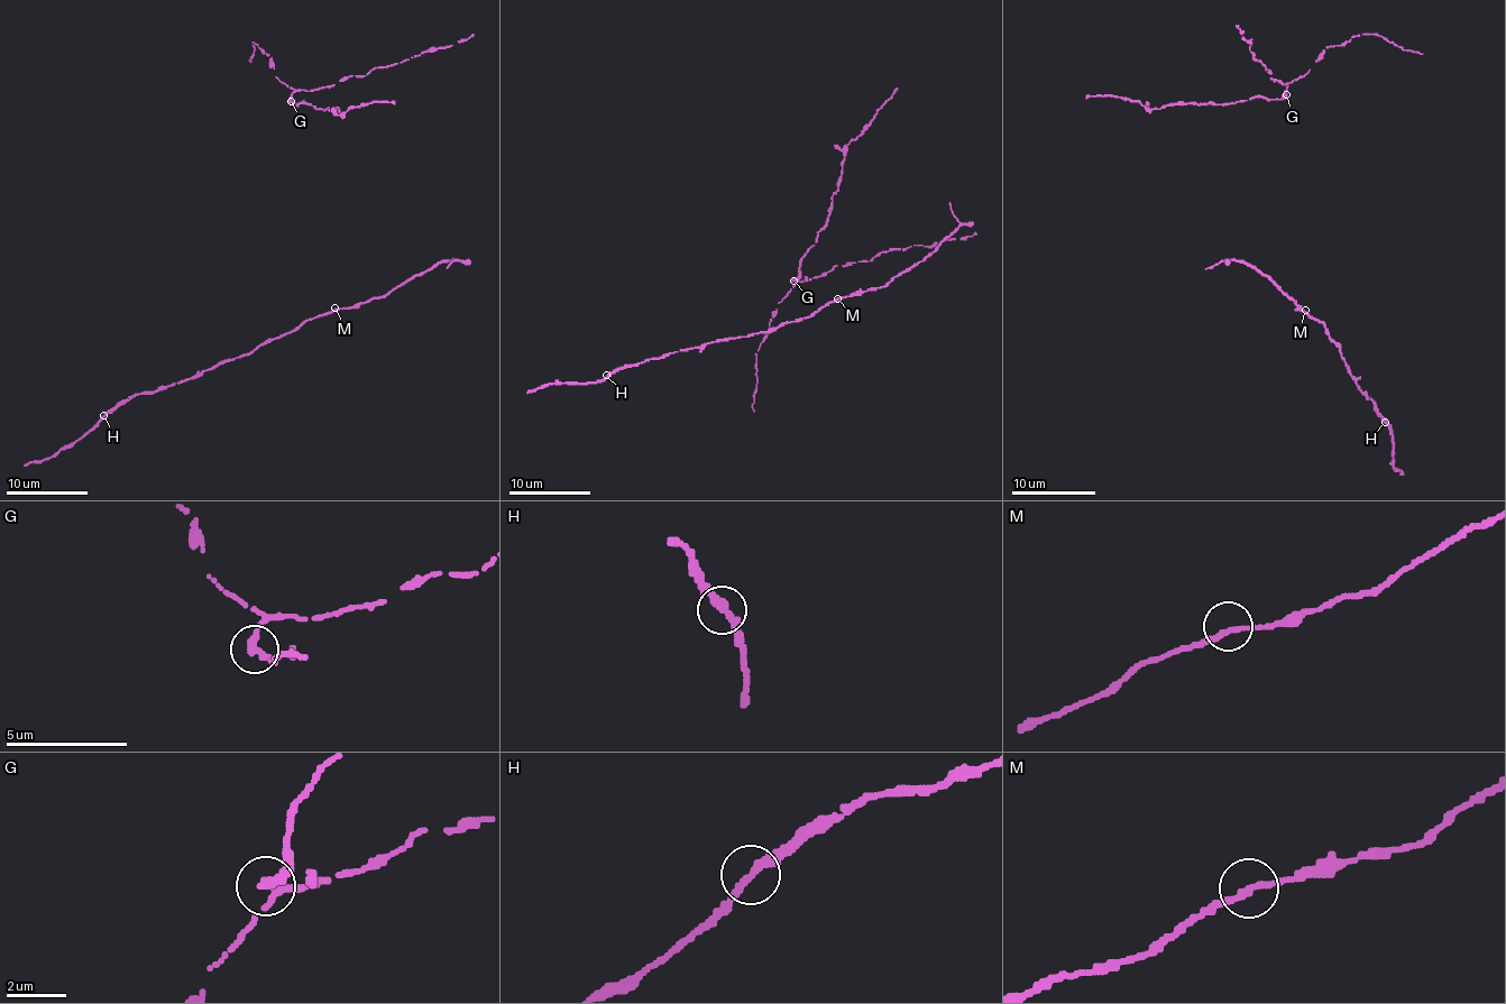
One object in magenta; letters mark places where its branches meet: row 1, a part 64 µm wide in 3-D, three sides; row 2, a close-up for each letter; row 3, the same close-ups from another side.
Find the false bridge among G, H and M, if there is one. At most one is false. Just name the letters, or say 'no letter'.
G

